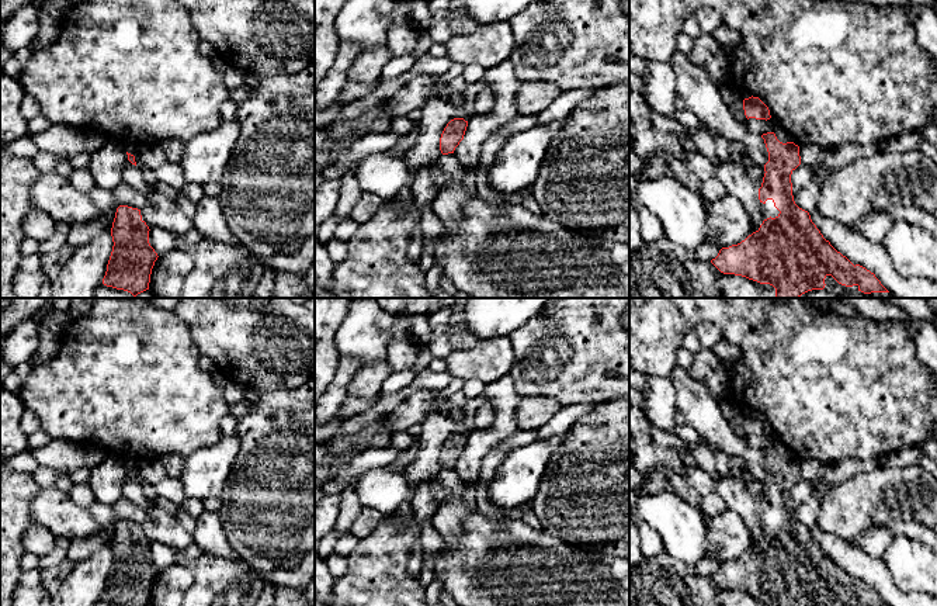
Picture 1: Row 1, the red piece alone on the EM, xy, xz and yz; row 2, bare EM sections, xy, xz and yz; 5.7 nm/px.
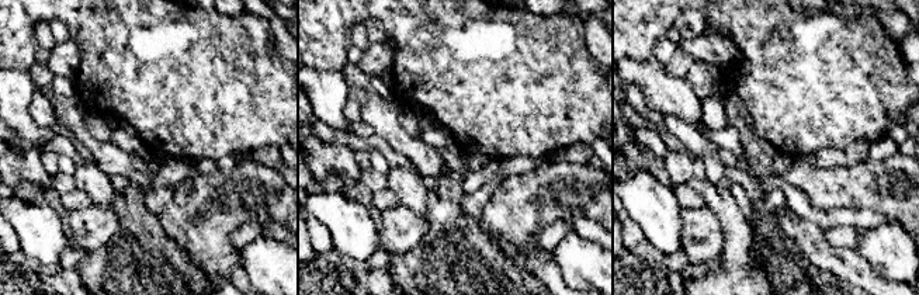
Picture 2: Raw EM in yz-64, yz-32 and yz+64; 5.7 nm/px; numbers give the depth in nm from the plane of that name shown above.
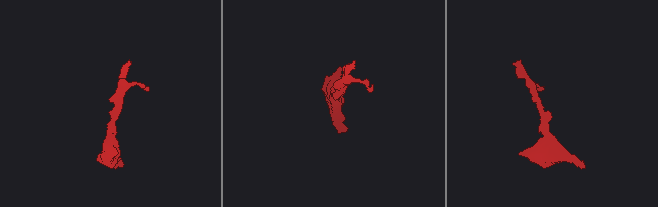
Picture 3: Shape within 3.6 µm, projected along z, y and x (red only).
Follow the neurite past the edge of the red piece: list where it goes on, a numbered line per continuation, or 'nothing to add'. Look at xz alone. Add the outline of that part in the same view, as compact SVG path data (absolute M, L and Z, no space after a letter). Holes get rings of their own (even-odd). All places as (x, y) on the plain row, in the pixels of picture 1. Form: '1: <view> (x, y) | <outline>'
nothing to add

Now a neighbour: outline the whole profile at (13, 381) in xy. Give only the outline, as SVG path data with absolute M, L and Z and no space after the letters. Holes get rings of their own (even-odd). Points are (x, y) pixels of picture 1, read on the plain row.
M30 361L11 368L11 371L3 377L1 387L10 392L18 394L31 370L32 364Z

